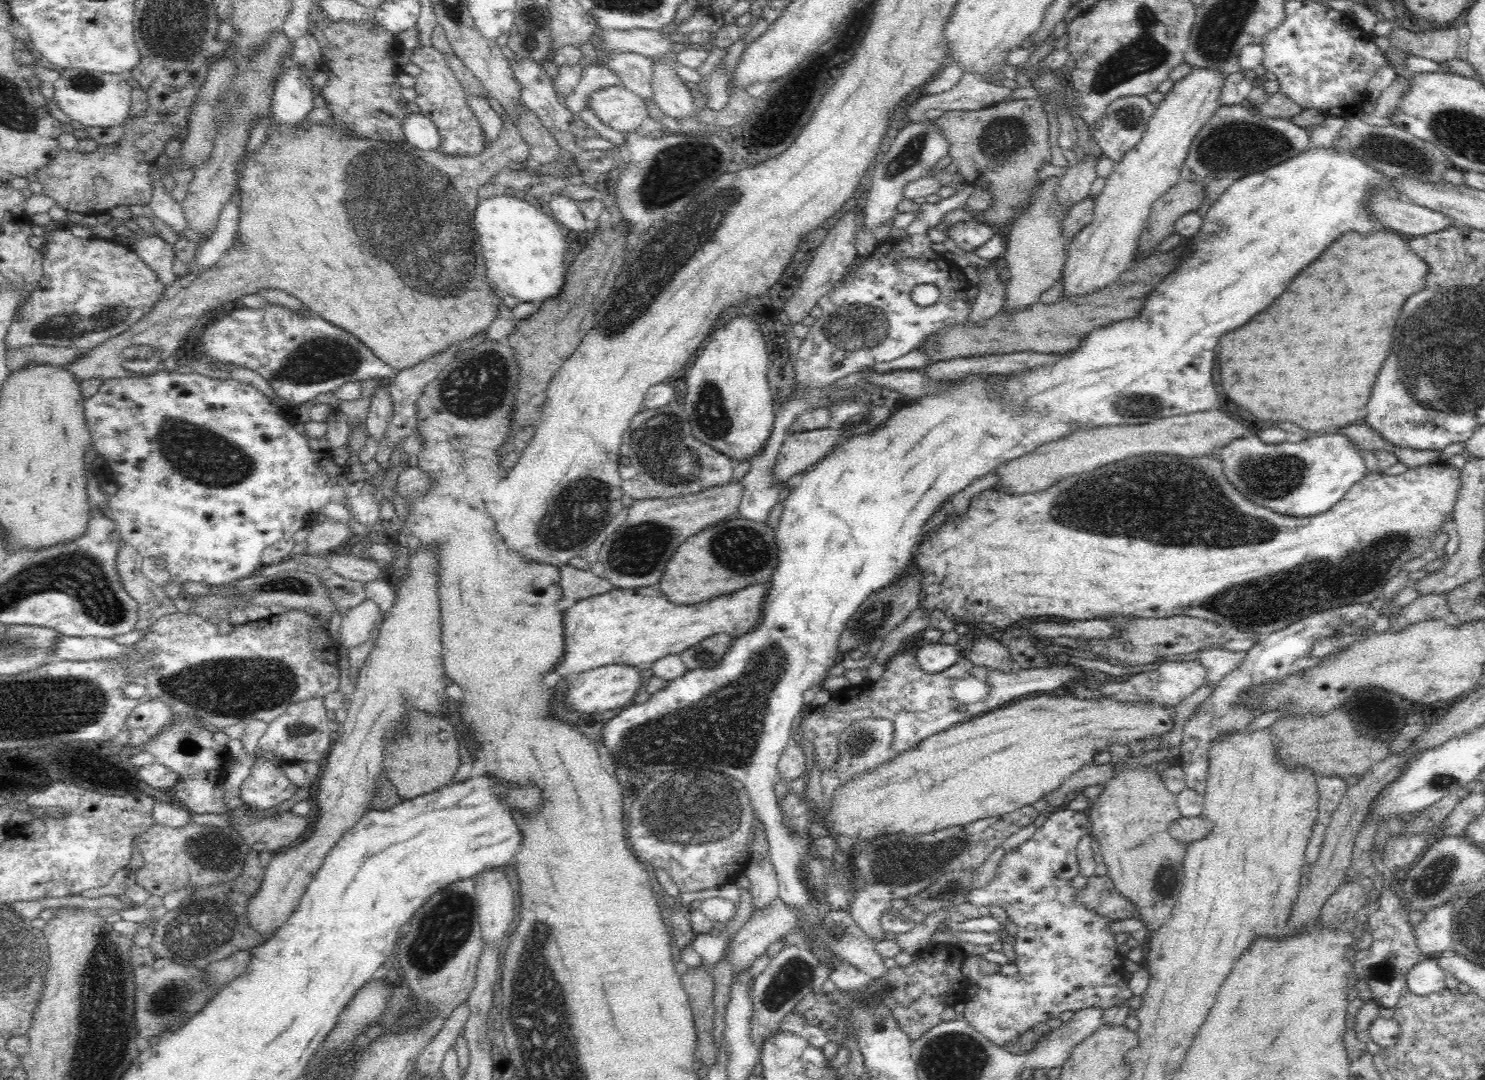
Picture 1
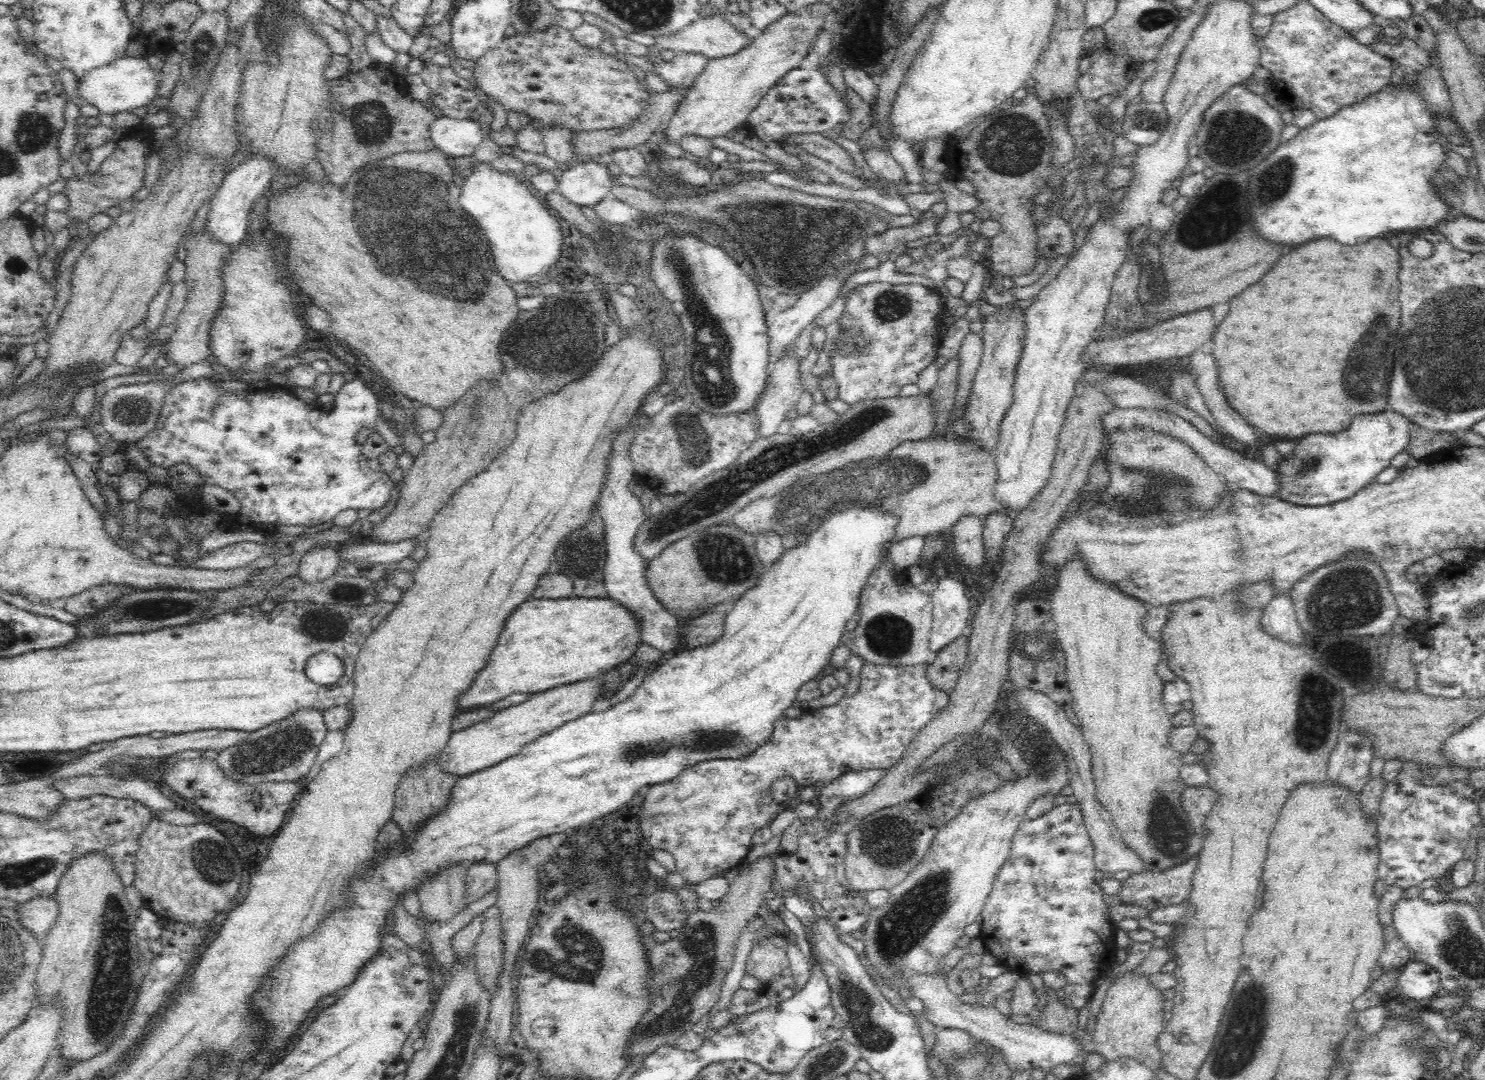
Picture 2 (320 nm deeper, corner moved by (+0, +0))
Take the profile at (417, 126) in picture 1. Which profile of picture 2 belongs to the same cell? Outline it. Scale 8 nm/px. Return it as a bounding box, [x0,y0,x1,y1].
[430,117,483,157]

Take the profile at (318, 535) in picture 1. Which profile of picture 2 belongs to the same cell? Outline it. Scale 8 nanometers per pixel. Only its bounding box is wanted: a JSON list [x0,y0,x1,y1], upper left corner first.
[297,545,340,584]

